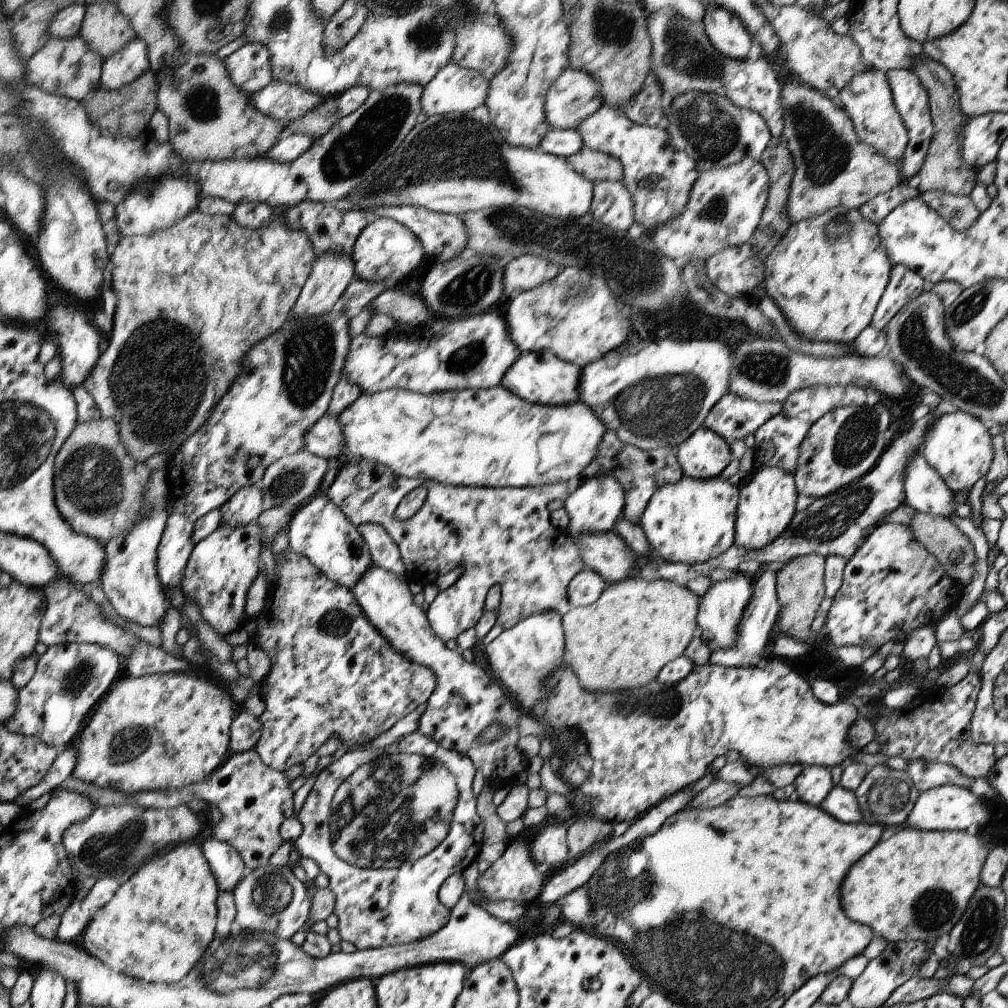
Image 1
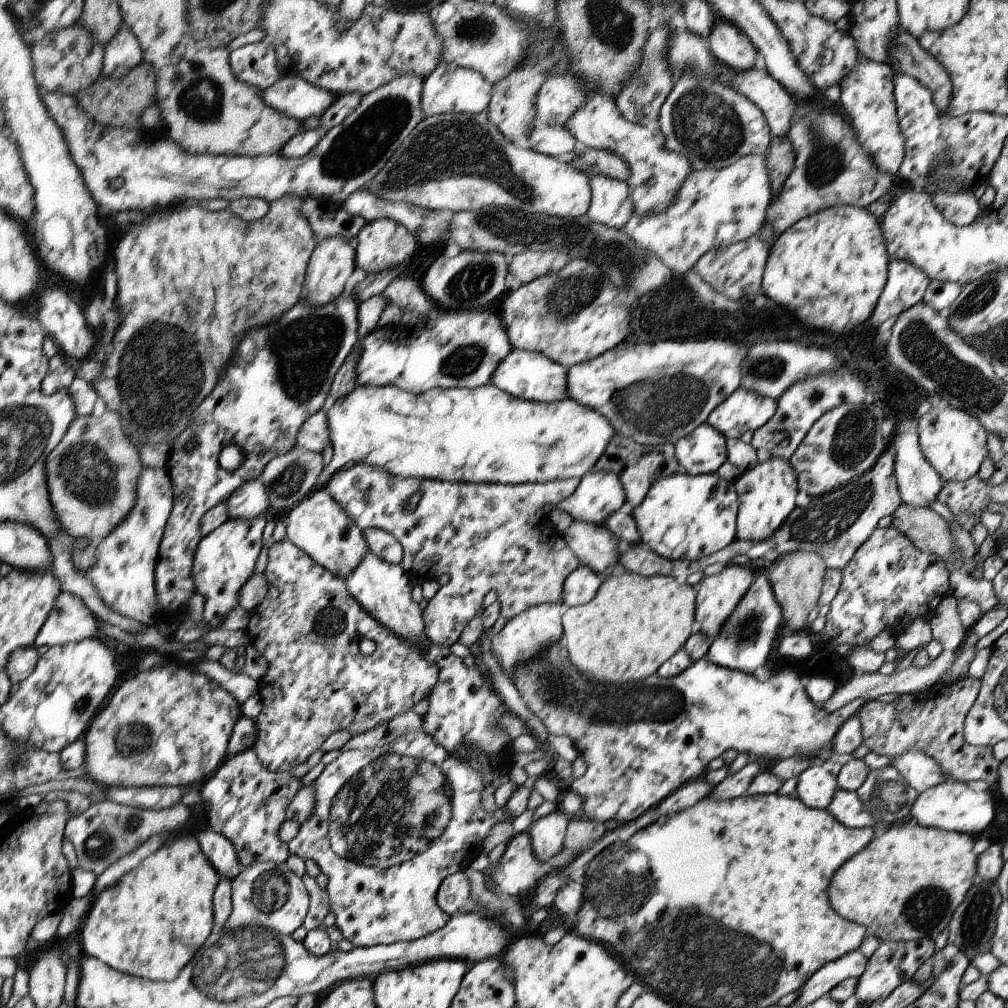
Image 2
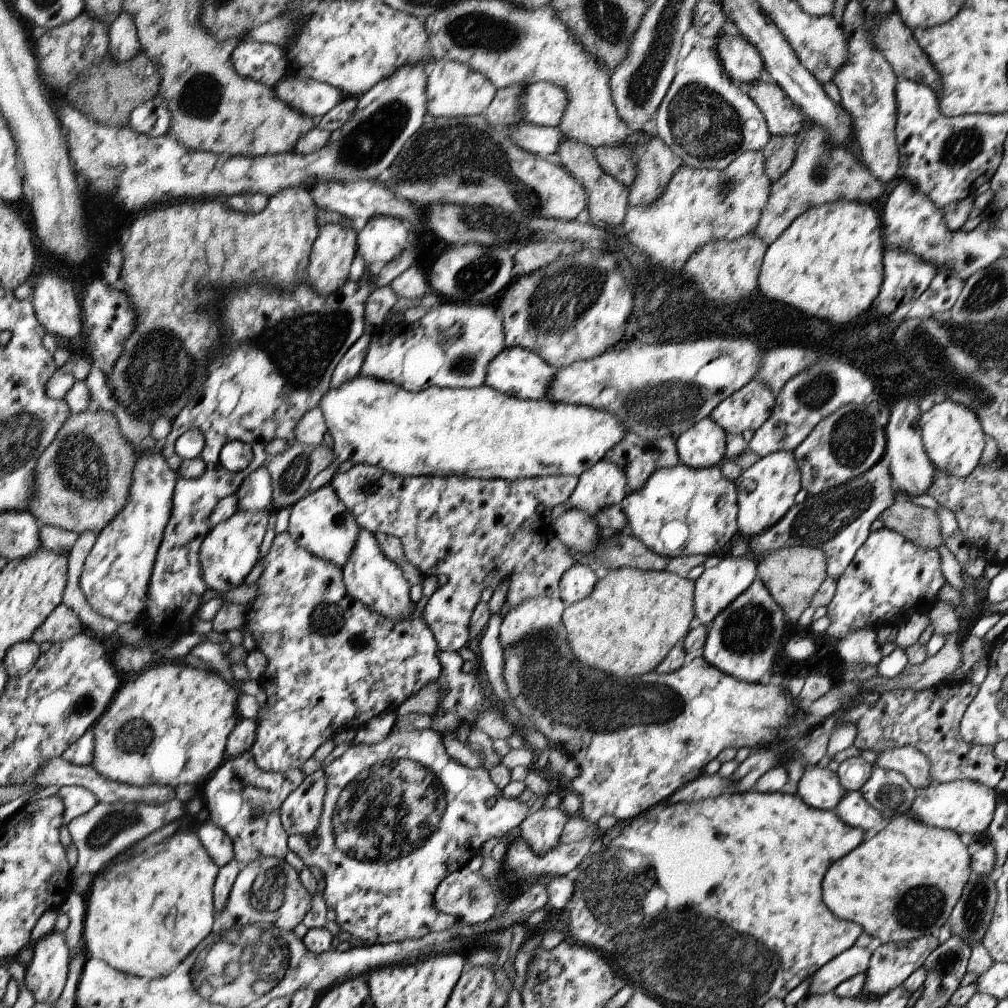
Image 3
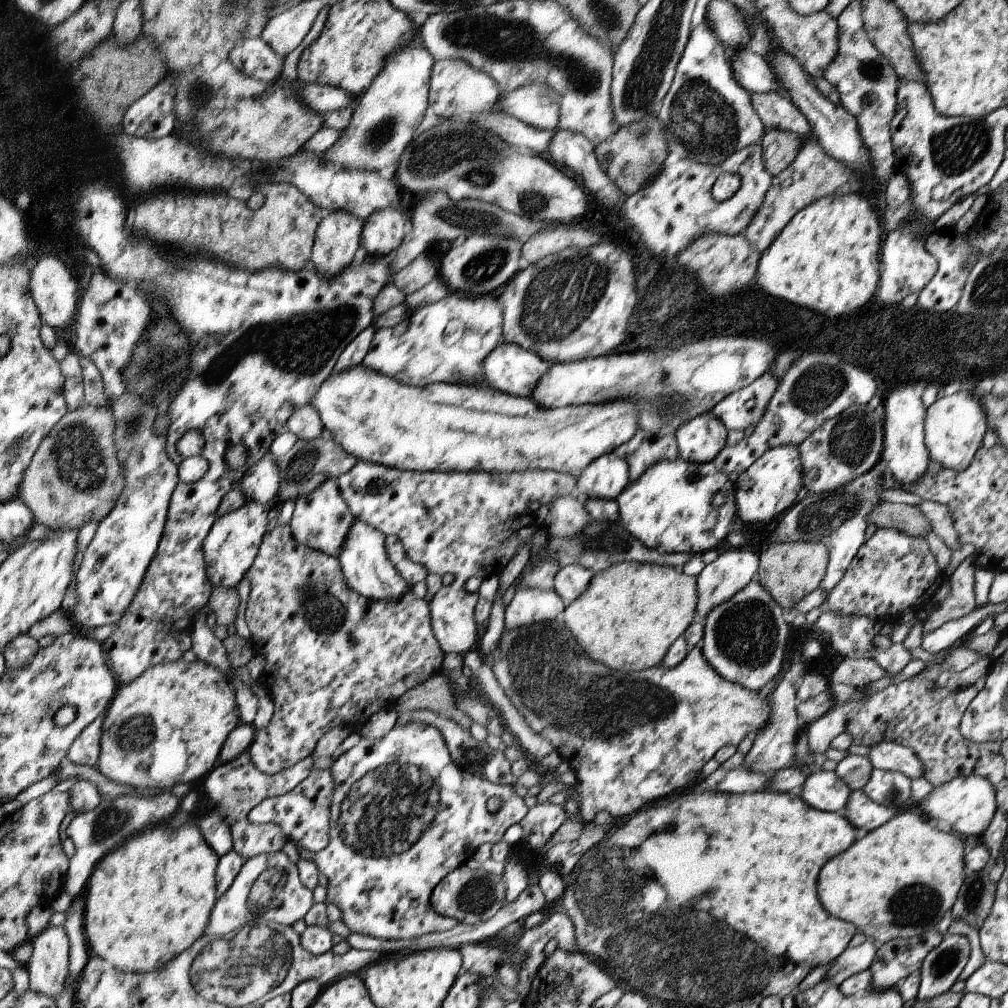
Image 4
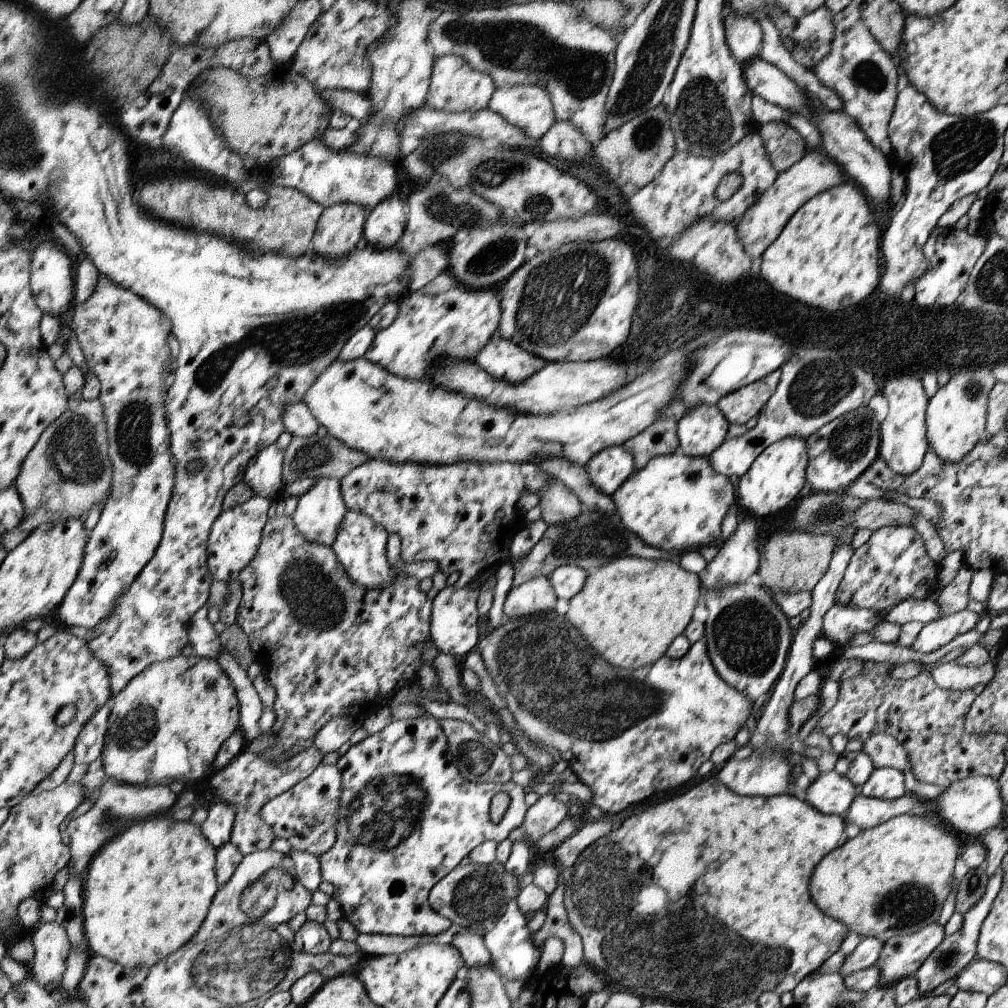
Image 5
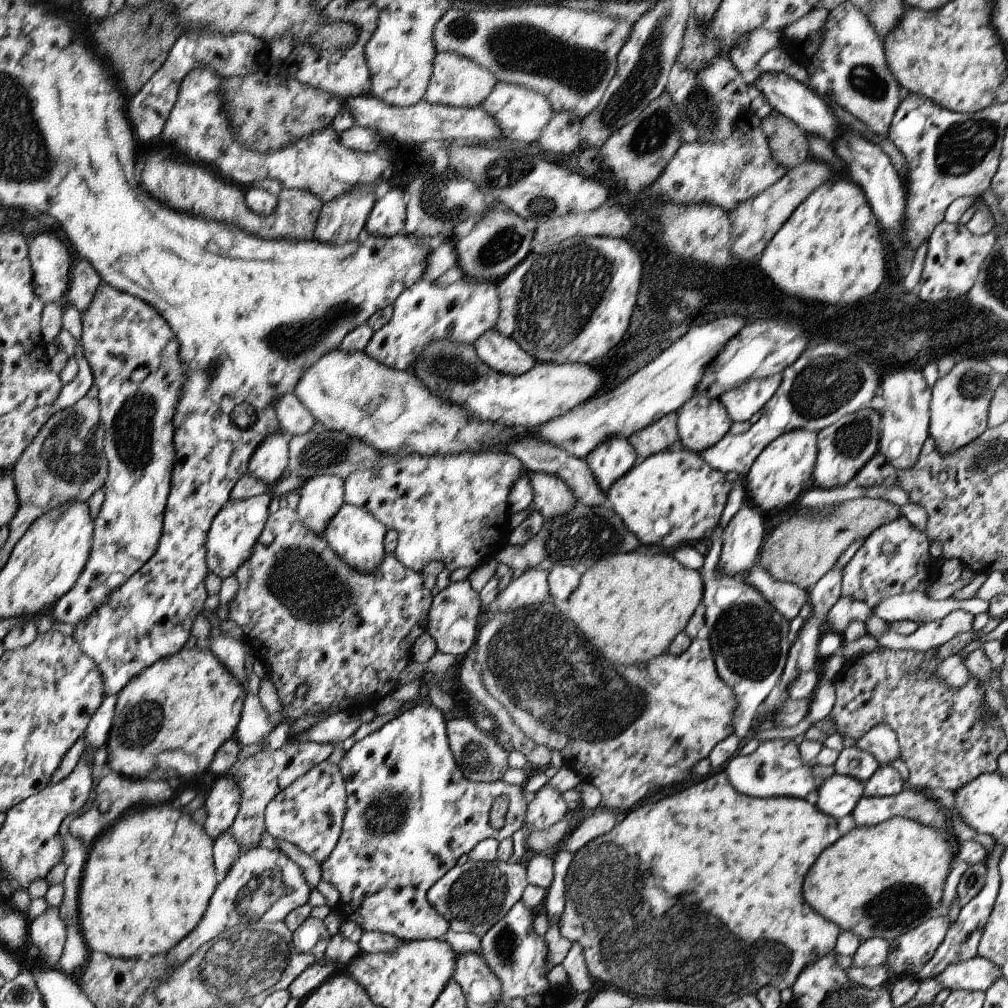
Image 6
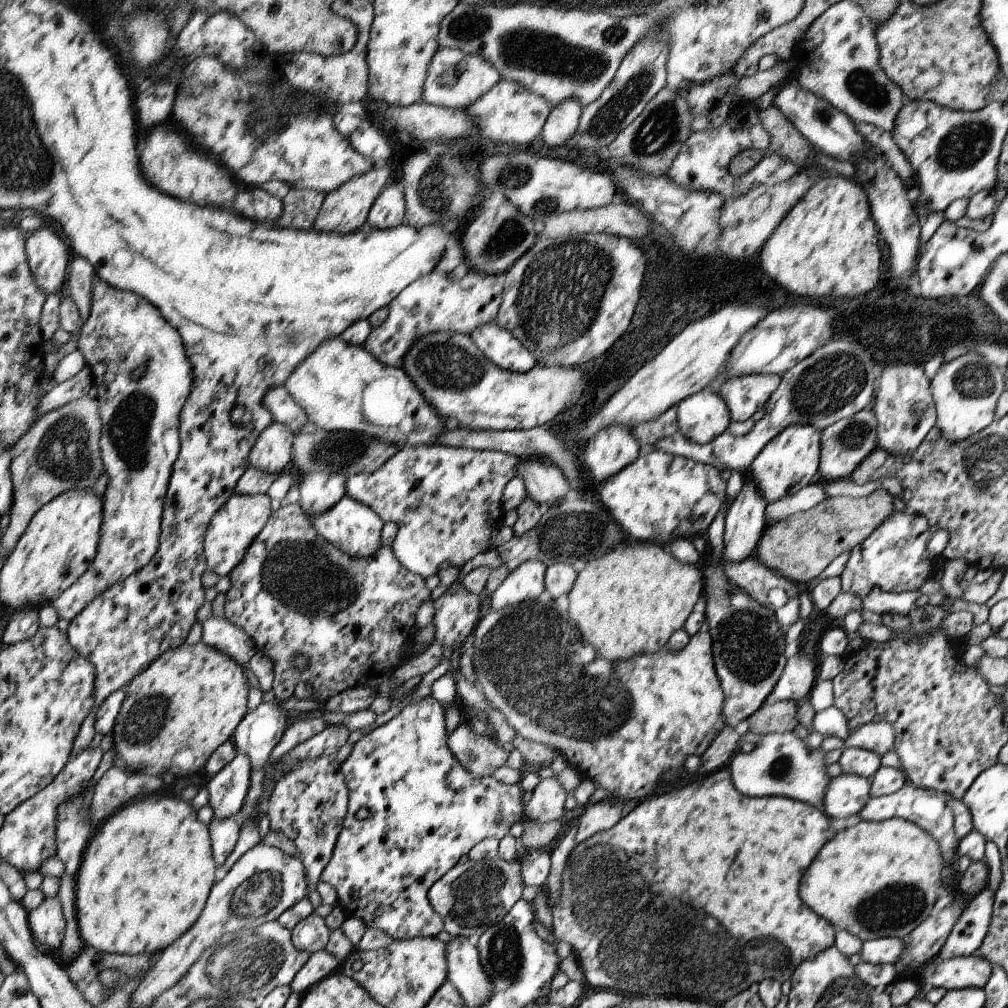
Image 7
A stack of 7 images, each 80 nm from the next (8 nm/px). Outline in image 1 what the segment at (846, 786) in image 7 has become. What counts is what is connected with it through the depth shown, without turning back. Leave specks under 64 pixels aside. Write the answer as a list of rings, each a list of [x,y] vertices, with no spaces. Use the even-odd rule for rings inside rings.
[[[819,765],[806,766],[796,778],[795,786],[794,797],[810,806],[820,807],[834,788],[831,768]]]

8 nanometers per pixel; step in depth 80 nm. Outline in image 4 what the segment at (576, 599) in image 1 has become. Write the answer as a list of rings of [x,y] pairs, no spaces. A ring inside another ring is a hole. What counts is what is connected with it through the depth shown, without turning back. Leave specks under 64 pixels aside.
[[[579,564],[561,568],[558,576],[555,577],[554,589],[563,599],[566,607],[583,594],[594,575],[593,570]]]

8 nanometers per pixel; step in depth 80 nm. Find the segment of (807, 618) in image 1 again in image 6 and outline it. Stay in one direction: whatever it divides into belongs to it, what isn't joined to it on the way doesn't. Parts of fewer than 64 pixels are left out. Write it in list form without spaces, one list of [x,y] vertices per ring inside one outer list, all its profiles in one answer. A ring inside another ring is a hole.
[[[860,497],[832,504],[830,511],[800,511],[772,531],[760,551],[760,564],[776,581],[792,583],[809,592],[837,564],[854,540],[870,537],[882,525],[902,517],[901,506],[886,499]]]

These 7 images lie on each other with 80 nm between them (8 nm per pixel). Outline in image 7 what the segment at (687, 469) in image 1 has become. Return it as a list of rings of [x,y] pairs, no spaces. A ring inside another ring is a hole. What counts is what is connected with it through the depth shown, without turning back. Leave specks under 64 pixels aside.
[[[710,385],[700,392],[684,398],[684,401],[678,402],[677,411],[680,432],[696,444],[707,444],[714,438],[720,437],[720,434],[729,429],[732,422],[731,411],[728,410],[728,404],[722,393],[714,392]]]

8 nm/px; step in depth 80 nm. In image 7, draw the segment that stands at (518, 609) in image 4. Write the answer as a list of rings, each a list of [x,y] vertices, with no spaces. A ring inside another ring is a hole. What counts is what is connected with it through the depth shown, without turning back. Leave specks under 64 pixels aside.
[[[526,560],[508,574],[508,577],[492,594],[489,601],[492,611],[520,602],[546,597],[547,567],[540,560]]]

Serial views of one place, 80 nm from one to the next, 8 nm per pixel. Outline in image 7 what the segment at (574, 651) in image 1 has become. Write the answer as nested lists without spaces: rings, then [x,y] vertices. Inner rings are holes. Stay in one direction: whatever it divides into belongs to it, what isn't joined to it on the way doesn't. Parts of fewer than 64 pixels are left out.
[[[631,539],[627,542],[622,543],[616,548],[612,548],[608,554],[600,556],[590,560],[586,564],[580,573],[577,574],[576,582],[572,586],[572,590],[568,594],[568,600],[570,601],[569,614],[572,621],[577,625],[579,629],[580,637],[584,644],[591,644],[594,648],[594,653],[592,656],[602,657],[608,661],[614,662],[614,660],[630,660],[632,656],[636,654],[654,654],[654,652],[662,651],[667,647],[667,643],[670,641],[672,634],[676,633],[676,630],[683,628],[687,623],[687,619],[691,617],[694,612],[695,606],[699,603],[703,588],[705,588],[706,583],[704,581],[704,576],[700,573],[700,570],[696,568],[695,564],[687,564],[684,562],[679,562],[674,555],[668,550],[665,545],[657,545],[651,542],[638,542],[632,541]]]

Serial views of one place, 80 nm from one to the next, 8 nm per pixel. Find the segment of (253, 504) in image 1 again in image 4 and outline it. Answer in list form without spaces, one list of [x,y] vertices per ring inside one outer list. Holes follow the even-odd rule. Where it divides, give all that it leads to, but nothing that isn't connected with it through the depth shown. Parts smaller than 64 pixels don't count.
[[[269,451],[247,470],[246,476],[240,482],[240,490],[247,498],[246,503],[275,503],[282,484],[280,474],[276,456]]]

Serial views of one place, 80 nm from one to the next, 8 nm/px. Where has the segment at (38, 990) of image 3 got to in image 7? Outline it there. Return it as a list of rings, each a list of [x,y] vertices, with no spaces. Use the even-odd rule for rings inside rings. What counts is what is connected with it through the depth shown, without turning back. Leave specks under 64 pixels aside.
[[[59,896],[44,898],[44,904],[30,913],[30,924],[36,941],[46,944],[50,953],[58,955],[66,937],[67,919]]]

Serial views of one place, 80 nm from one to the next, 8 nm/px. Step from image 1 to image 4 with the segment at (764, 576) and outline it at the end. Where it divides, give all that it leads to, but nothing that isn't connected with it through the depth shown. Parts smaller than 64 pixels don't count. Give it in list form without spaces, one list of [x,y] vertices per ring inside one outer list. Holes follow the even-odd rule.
[[[759,581],[751,582],[736,596],[712,609],[706,617],[701,640],[703,654],[728,681],[758,692],[769,690],[784,660],[789,622],[783,608]]]

